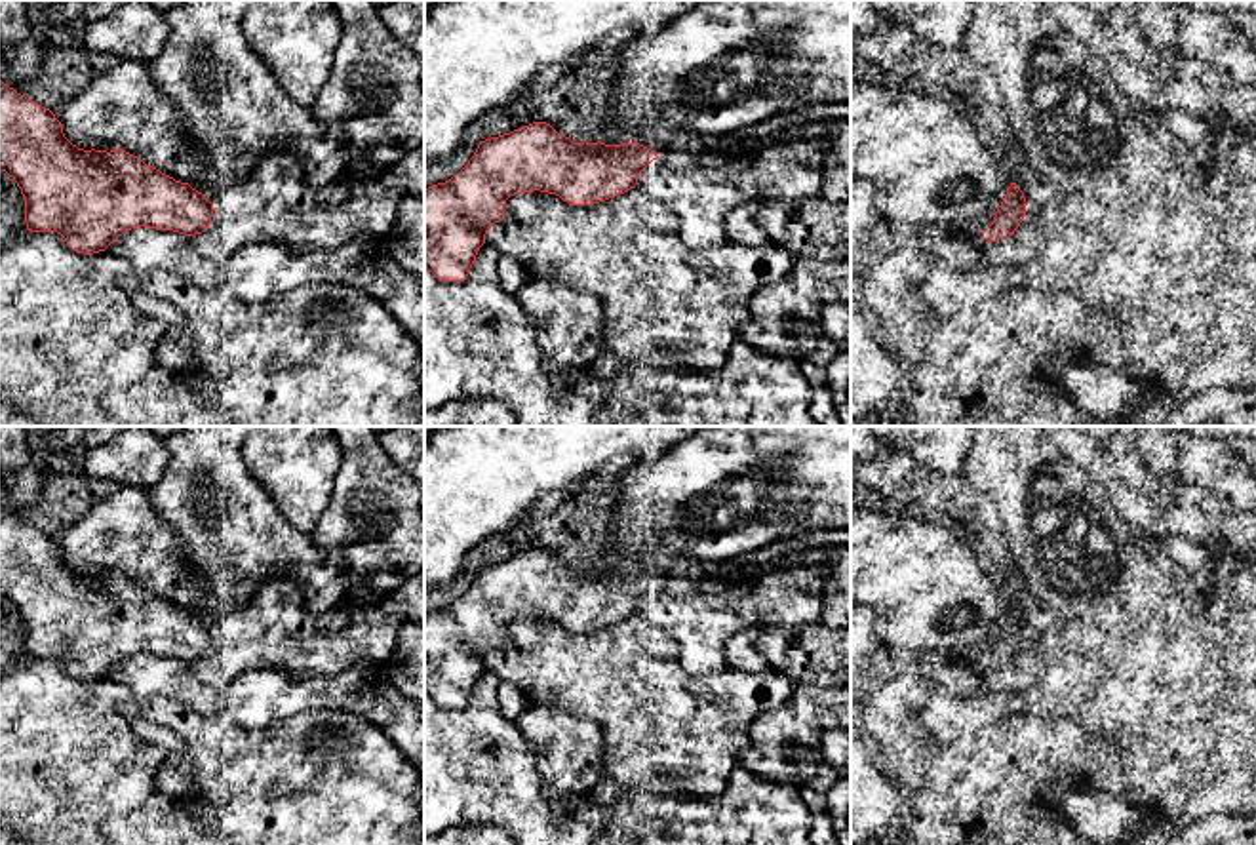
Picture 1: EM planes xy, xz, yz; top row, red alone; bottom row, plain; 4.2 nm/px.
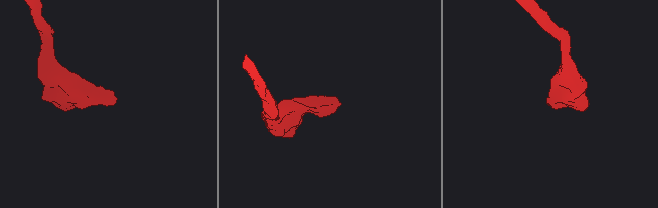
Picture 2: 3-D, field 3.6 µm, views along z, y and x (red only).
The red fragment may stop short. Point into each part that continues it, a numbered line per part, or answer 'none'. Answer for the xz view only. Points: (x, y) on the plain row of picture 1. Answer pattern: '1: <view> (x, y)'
1: xz (701, 623)

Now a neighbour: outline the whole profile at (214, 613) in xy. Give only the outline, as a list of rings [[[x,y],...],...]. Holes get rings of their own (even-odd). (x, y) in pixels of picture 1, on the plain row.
[[[215,601],[207,607],[190,607],[188,611],[202,619],[211,630],[215,630],[230,611],[230,605],[230,601]]]

